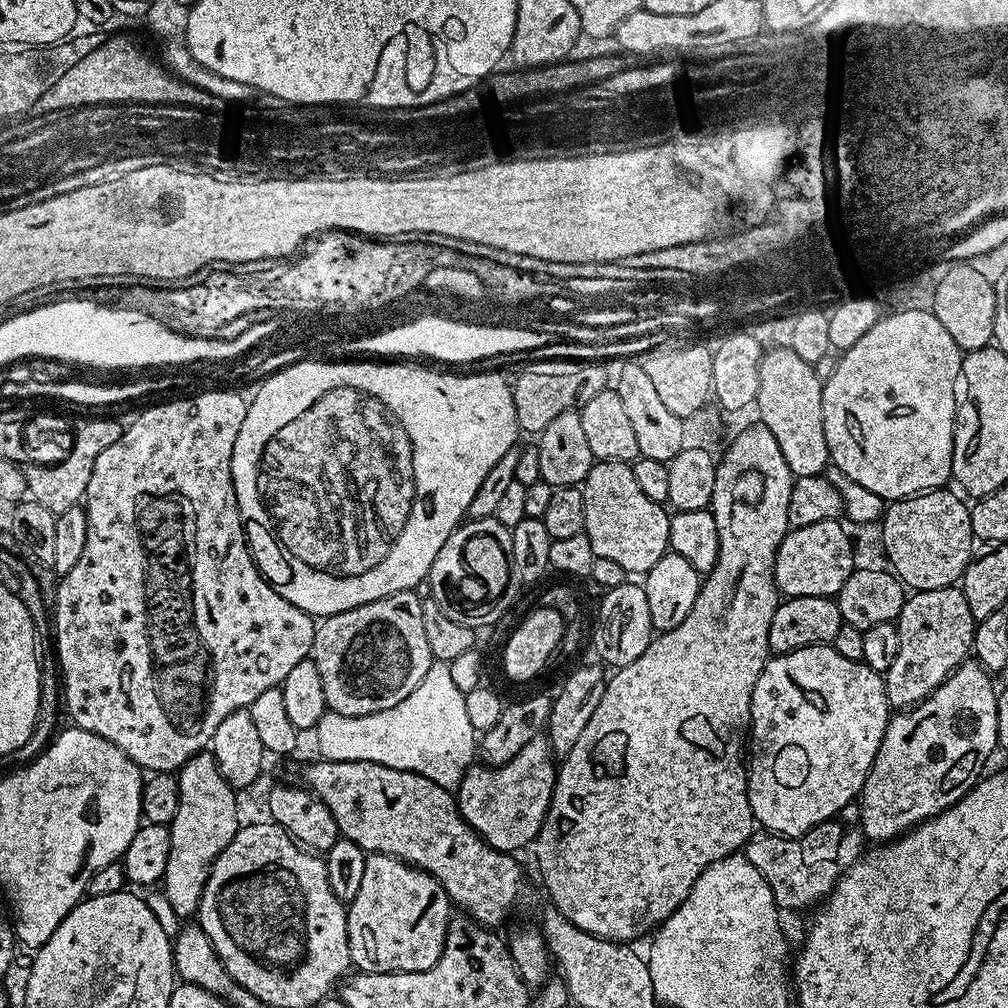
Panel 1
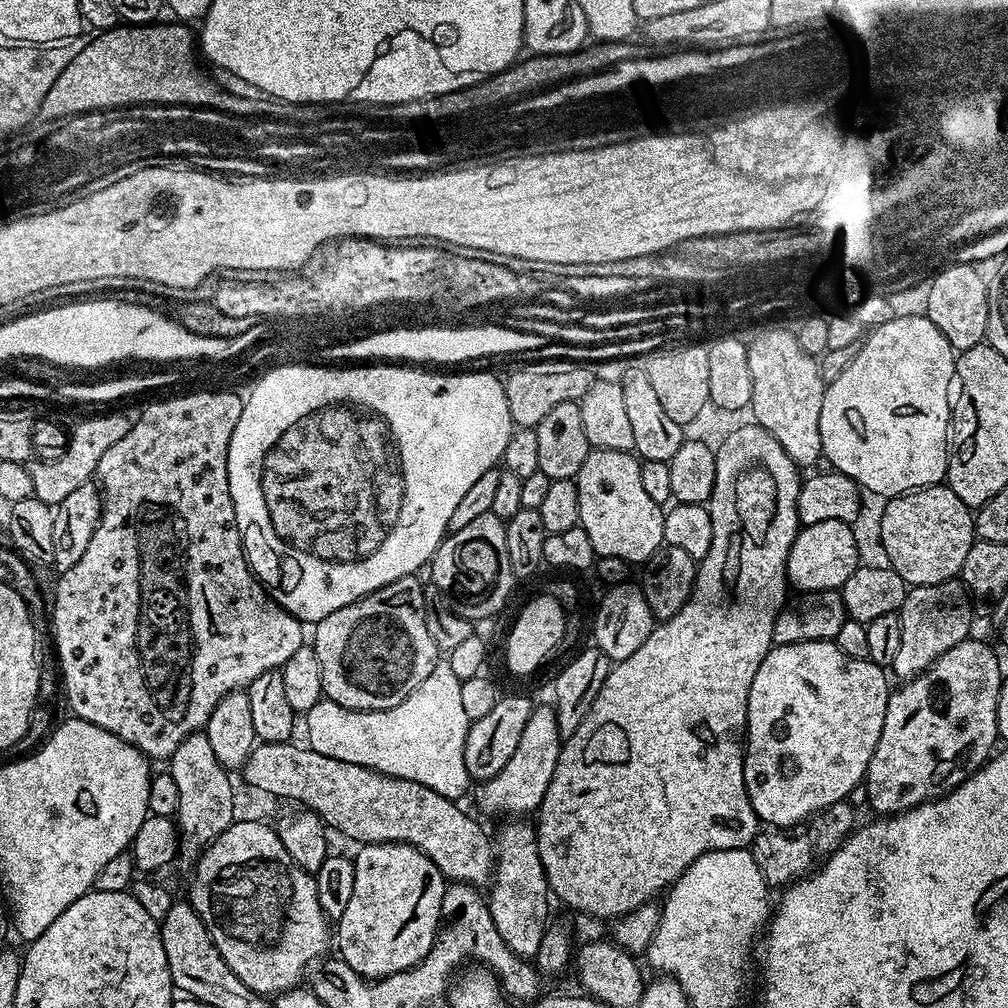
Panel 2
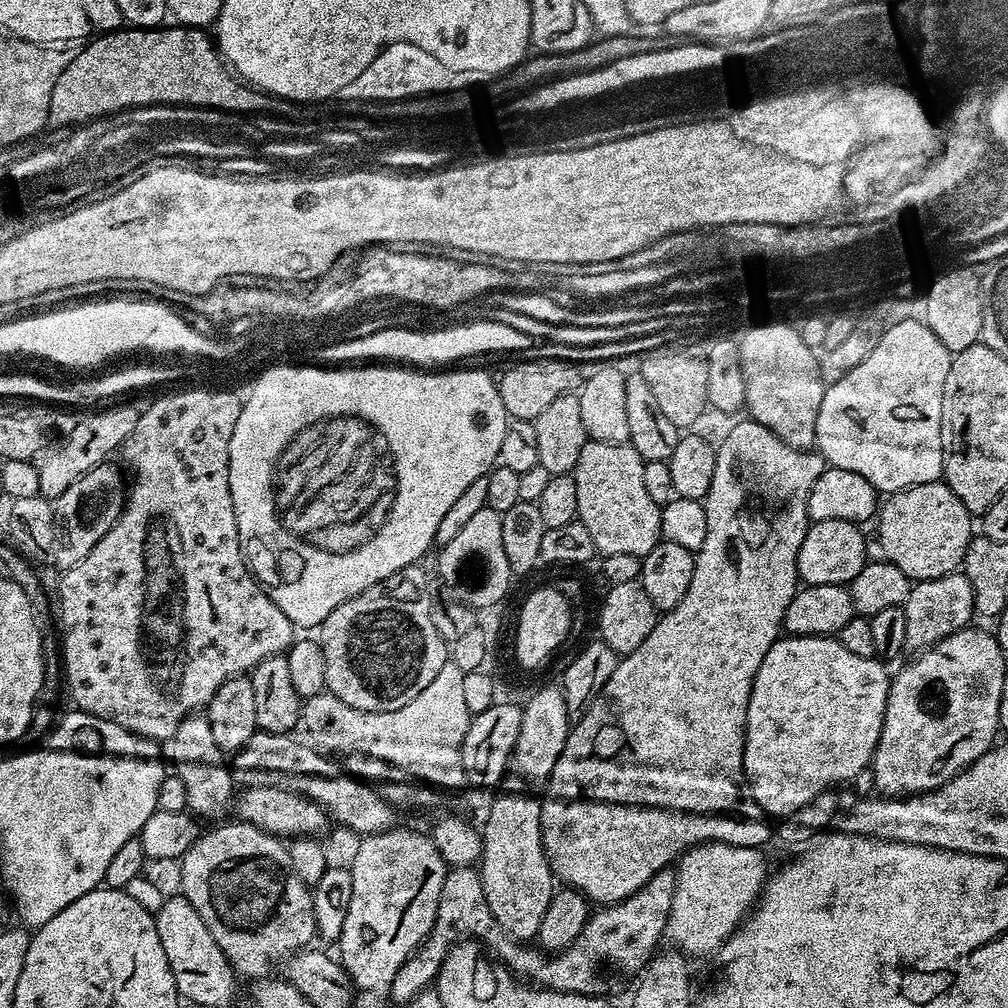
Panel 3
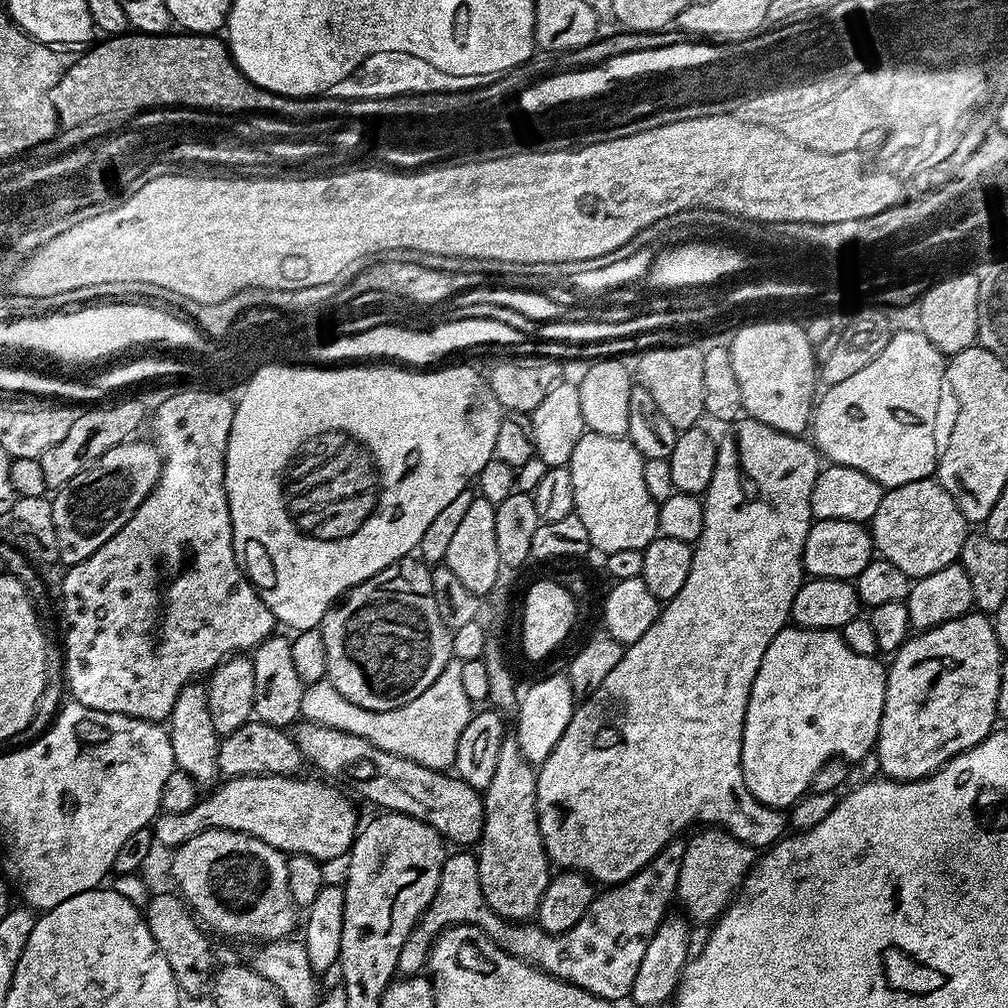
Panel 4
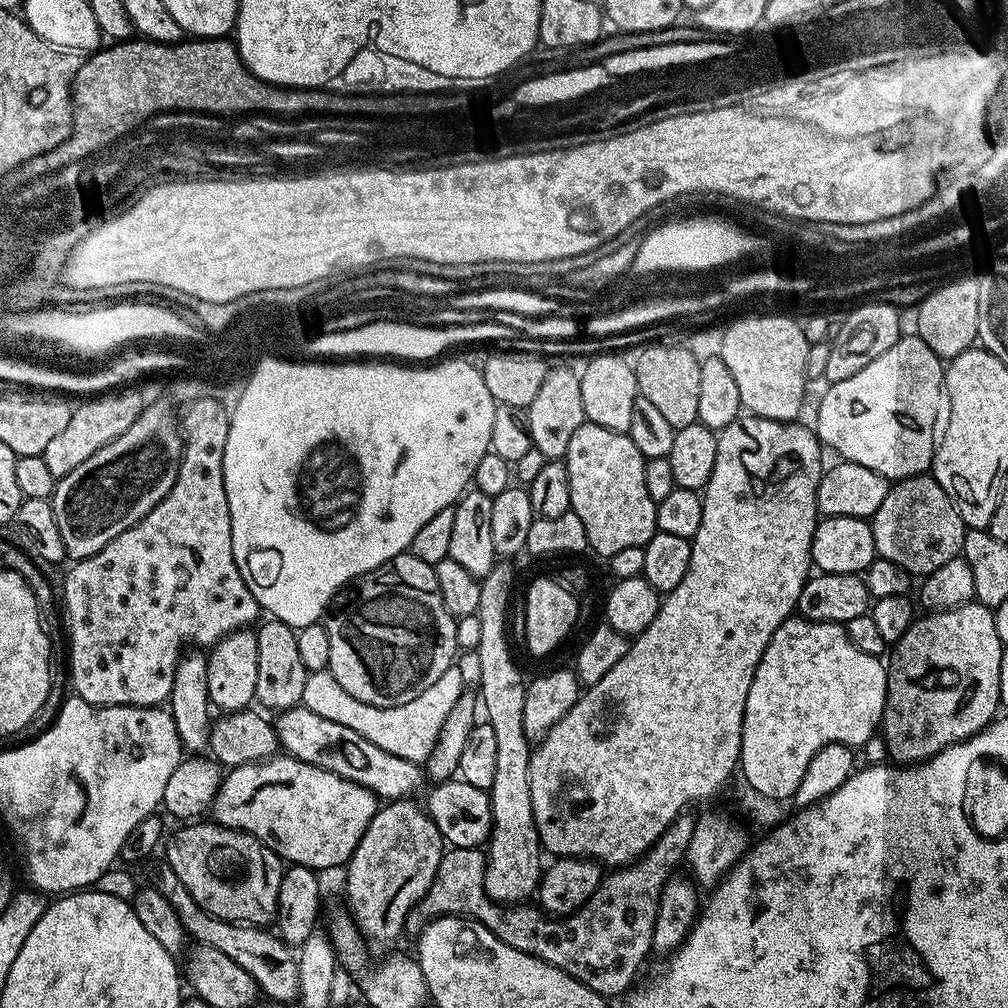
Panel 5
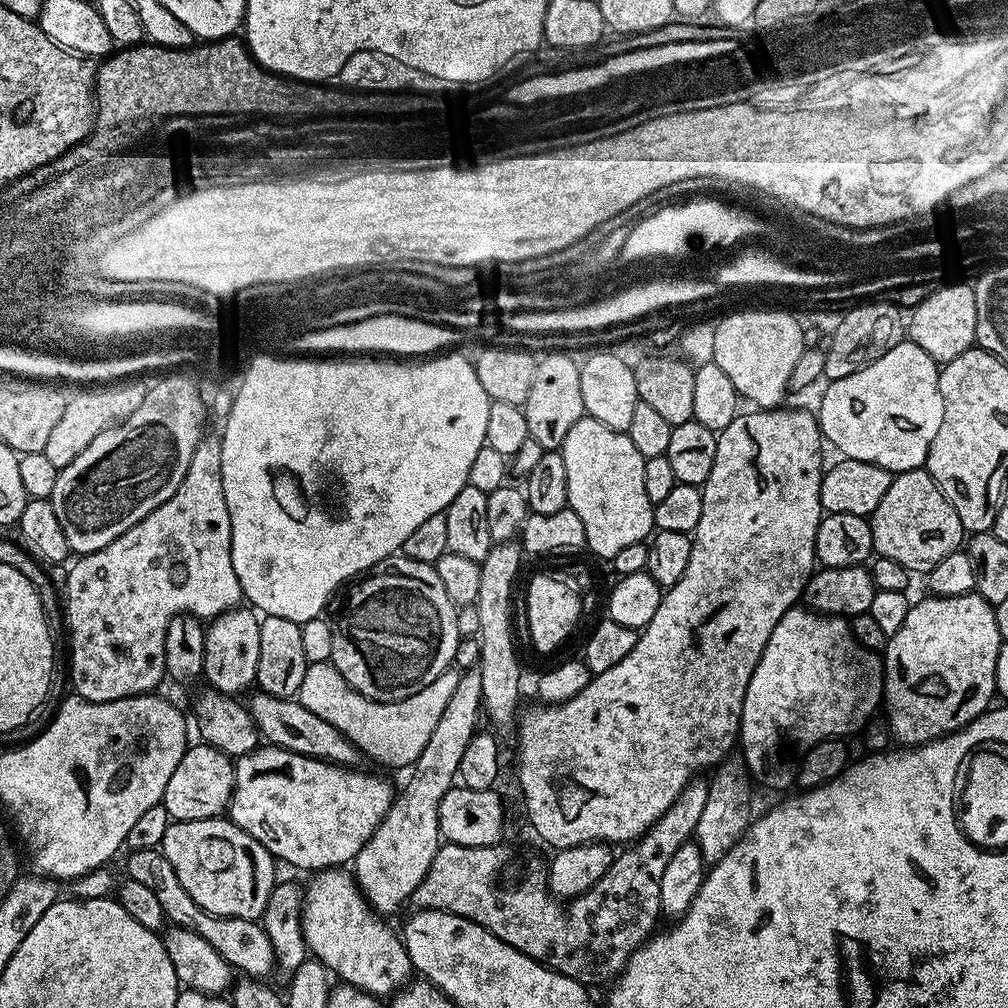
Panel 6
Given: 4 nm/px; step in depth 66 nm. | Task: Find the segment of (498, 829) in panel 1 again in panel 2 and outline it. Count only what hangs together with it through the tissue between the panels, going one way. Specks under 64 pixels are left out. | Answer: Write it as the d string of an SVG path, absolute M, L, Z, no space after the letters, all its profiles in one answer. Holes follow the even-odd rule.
M533 707L530 722L526 722L526 730L522 730L518 750L514 750L510 762L506 762L506 766L502 766L502 770L494 774L494 778L481 780L475 785L474 796L476 792L476 804L481 812L479 815L524 818L527 817L527 812L535 813L544 800L550 778L554 778L561 747L562 737L558 730L555 707Z

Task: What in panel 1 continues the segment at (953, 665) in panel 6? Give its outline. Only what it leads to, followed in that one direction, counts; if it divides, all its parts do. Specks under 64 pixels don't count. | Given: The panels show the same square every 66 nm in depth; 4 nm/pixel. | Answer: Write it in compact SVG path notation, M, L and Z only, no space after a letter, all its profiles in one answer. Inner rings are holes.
M969 658L963 664L959 664L947 678L942 682L942 686L938 686L938 690L934 690L926 697L921 704L913 704L907 710L897 711L895 714L889 715L888 725L886 726L886 734L882 734L882 742L878 746L878 754L874 754L874 762L870 766L870 774L866 774L866 782L862 786L858 797L860 806L860 818L858 827L872 839L872 842L887 842L896 839L898 836L904 835L916 825L921 824L923 820L931 820L932 817L942 814L950 806L954 806L967 792L969 792L976 781L981 779L984 767L988 764L988 759L992 756L992 751L997 751L998 745L998 714L996 713L996 697L998 695L997 685L992 685L993 677L987 670L980 665L975 659Z

